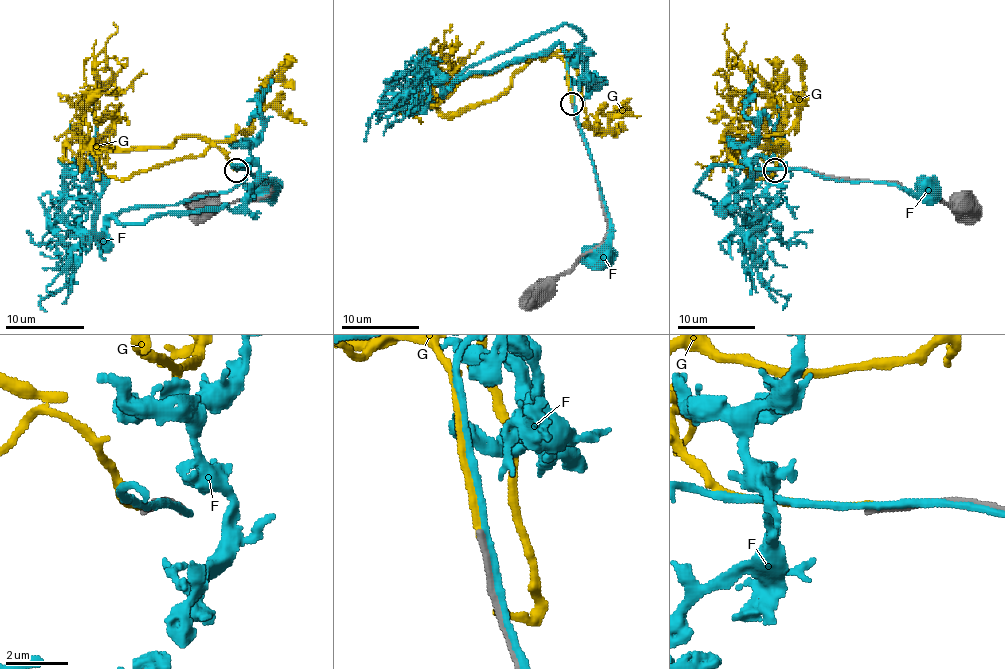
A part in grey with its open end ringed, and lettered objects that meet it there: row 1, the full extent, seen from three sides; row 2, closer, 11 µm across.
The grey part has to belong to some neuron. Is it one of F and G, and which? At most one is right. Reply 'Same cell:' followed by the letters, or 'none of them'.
Same cell: none of them

